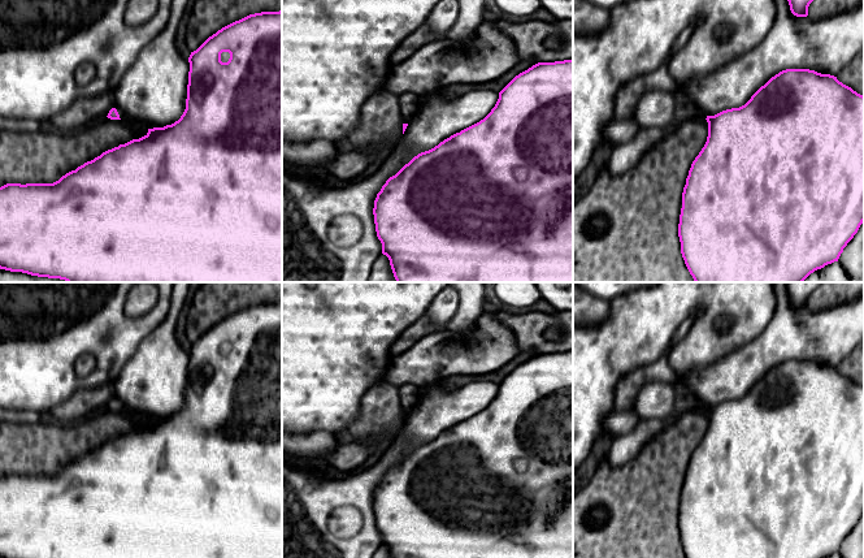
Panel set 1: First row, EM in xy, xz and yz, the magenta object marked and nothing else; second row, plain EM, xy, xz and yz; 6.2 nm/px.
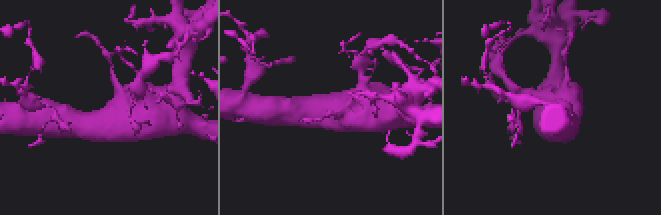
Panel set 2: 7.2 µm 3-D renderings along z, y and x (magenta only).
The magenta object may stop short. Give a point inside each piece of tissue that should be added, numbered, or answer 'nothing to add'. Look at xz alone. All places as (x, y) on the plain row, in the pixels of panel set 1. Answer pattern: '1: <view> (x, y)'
1: xz (408, 393)

